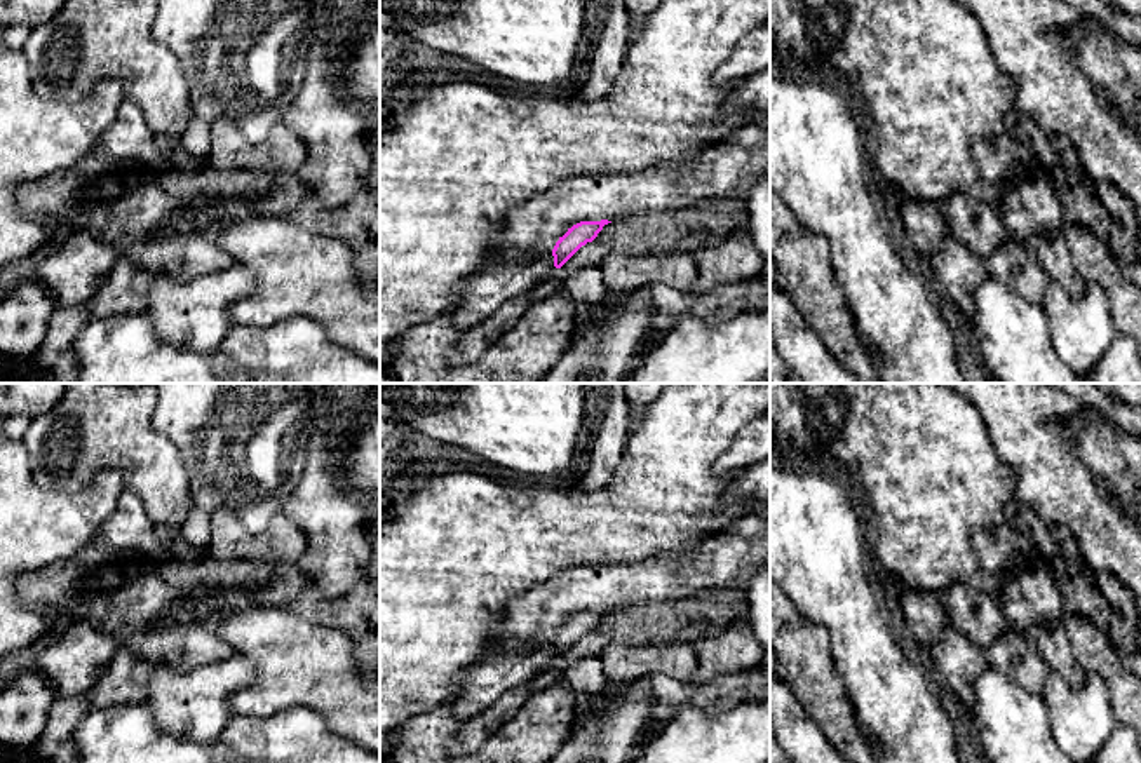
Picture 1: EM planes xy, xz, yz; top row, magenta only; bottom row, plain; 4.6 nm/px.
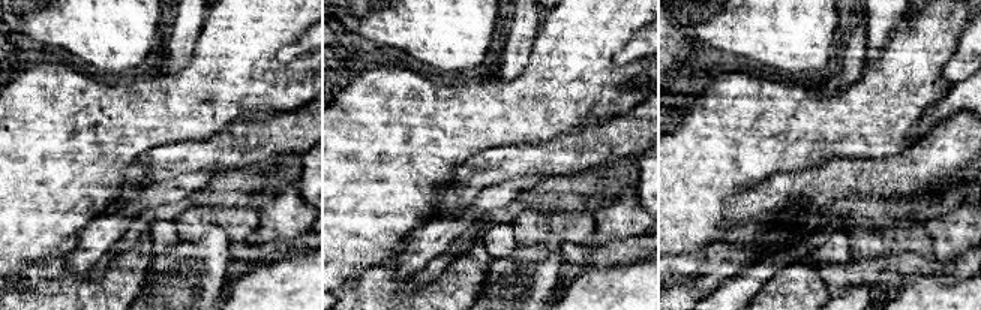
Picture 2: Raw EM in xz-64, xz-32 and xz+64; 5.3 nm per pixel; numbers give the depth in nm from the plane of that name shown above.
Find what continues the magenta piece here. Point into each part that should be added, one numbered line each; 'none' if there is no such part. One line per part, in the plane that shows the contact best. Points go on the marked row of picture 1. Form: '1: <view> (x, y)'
1: xz (476, 298)

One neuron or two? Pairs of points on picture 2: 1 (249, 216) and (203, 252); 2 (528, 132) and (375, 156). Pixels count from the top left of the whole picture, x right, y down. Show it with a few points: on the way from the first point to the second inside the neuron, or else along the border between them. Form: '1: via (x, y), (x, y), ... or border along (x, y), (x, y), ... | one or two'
1: border along (191, 241), (209, 226), (219, 226), (231, 241) | two
2: via (491, 131), (422, 131), (413, 134) | one

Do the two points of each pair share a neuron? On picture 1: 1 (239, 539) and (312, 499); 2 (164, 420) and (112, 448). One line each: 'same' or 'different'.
1: different
2: different

